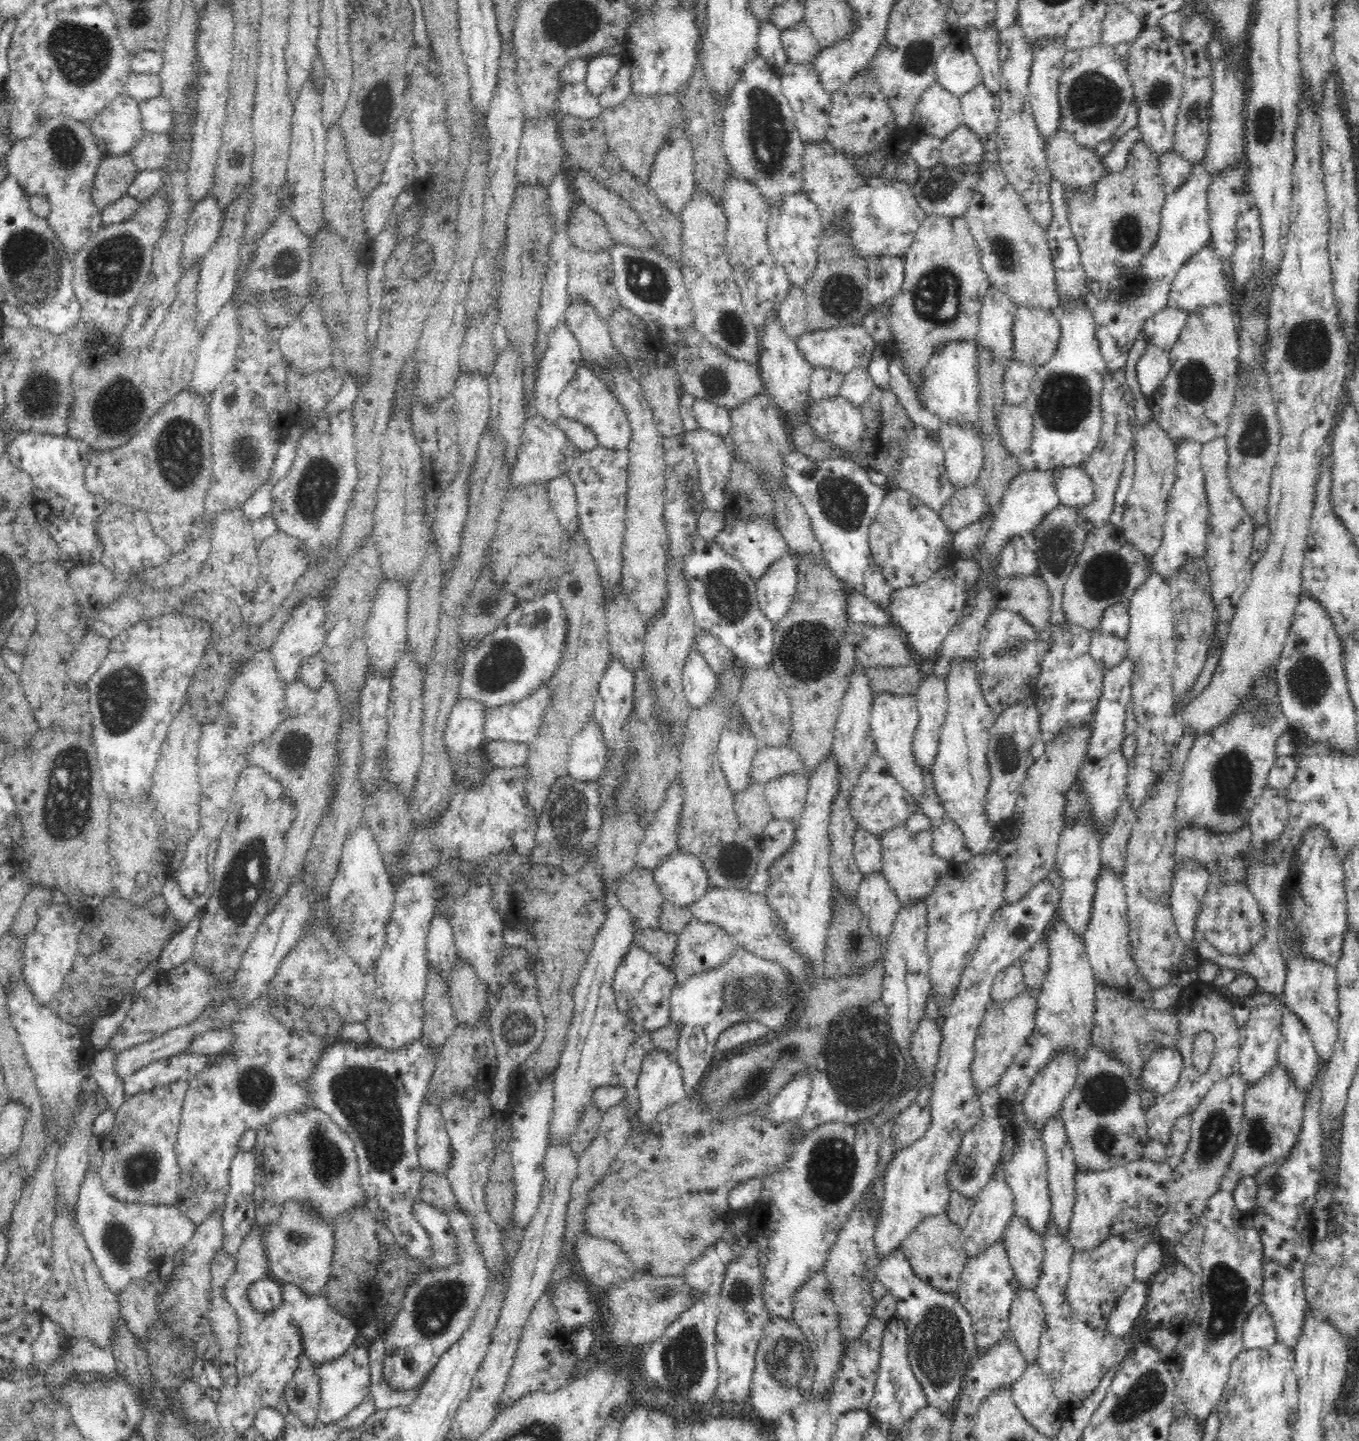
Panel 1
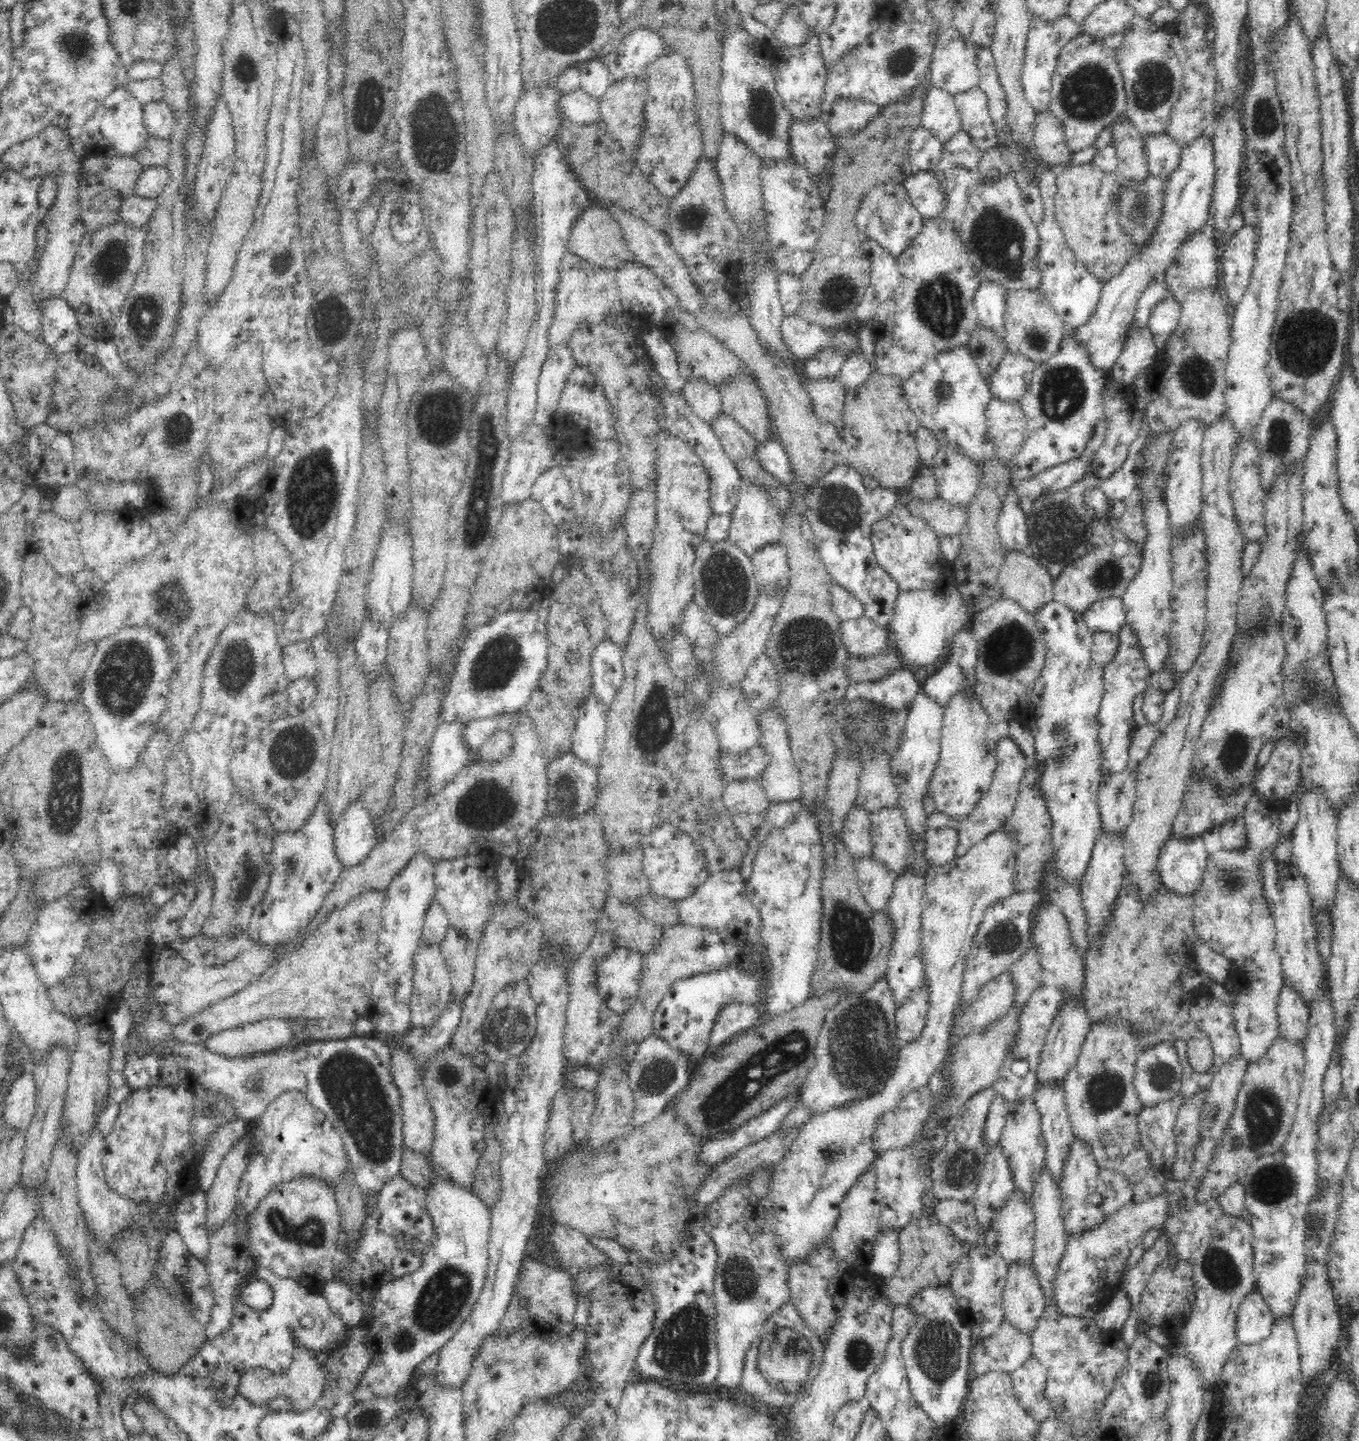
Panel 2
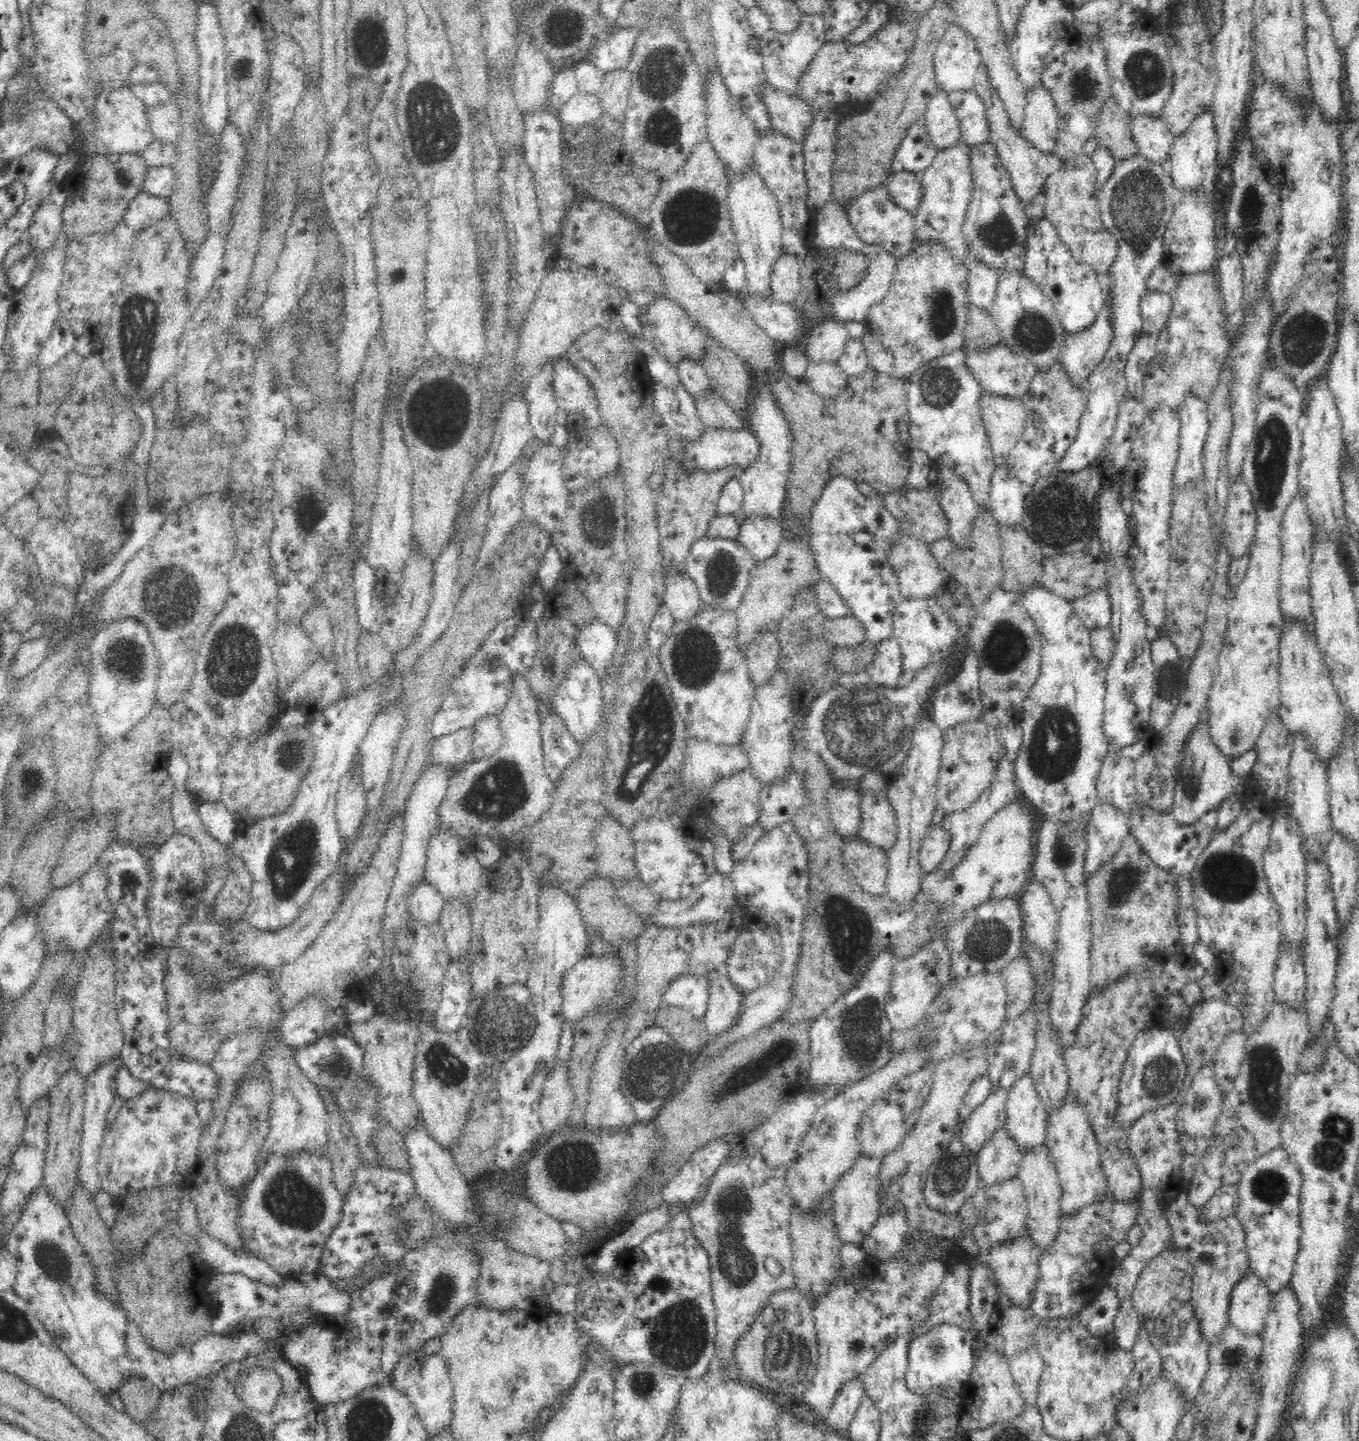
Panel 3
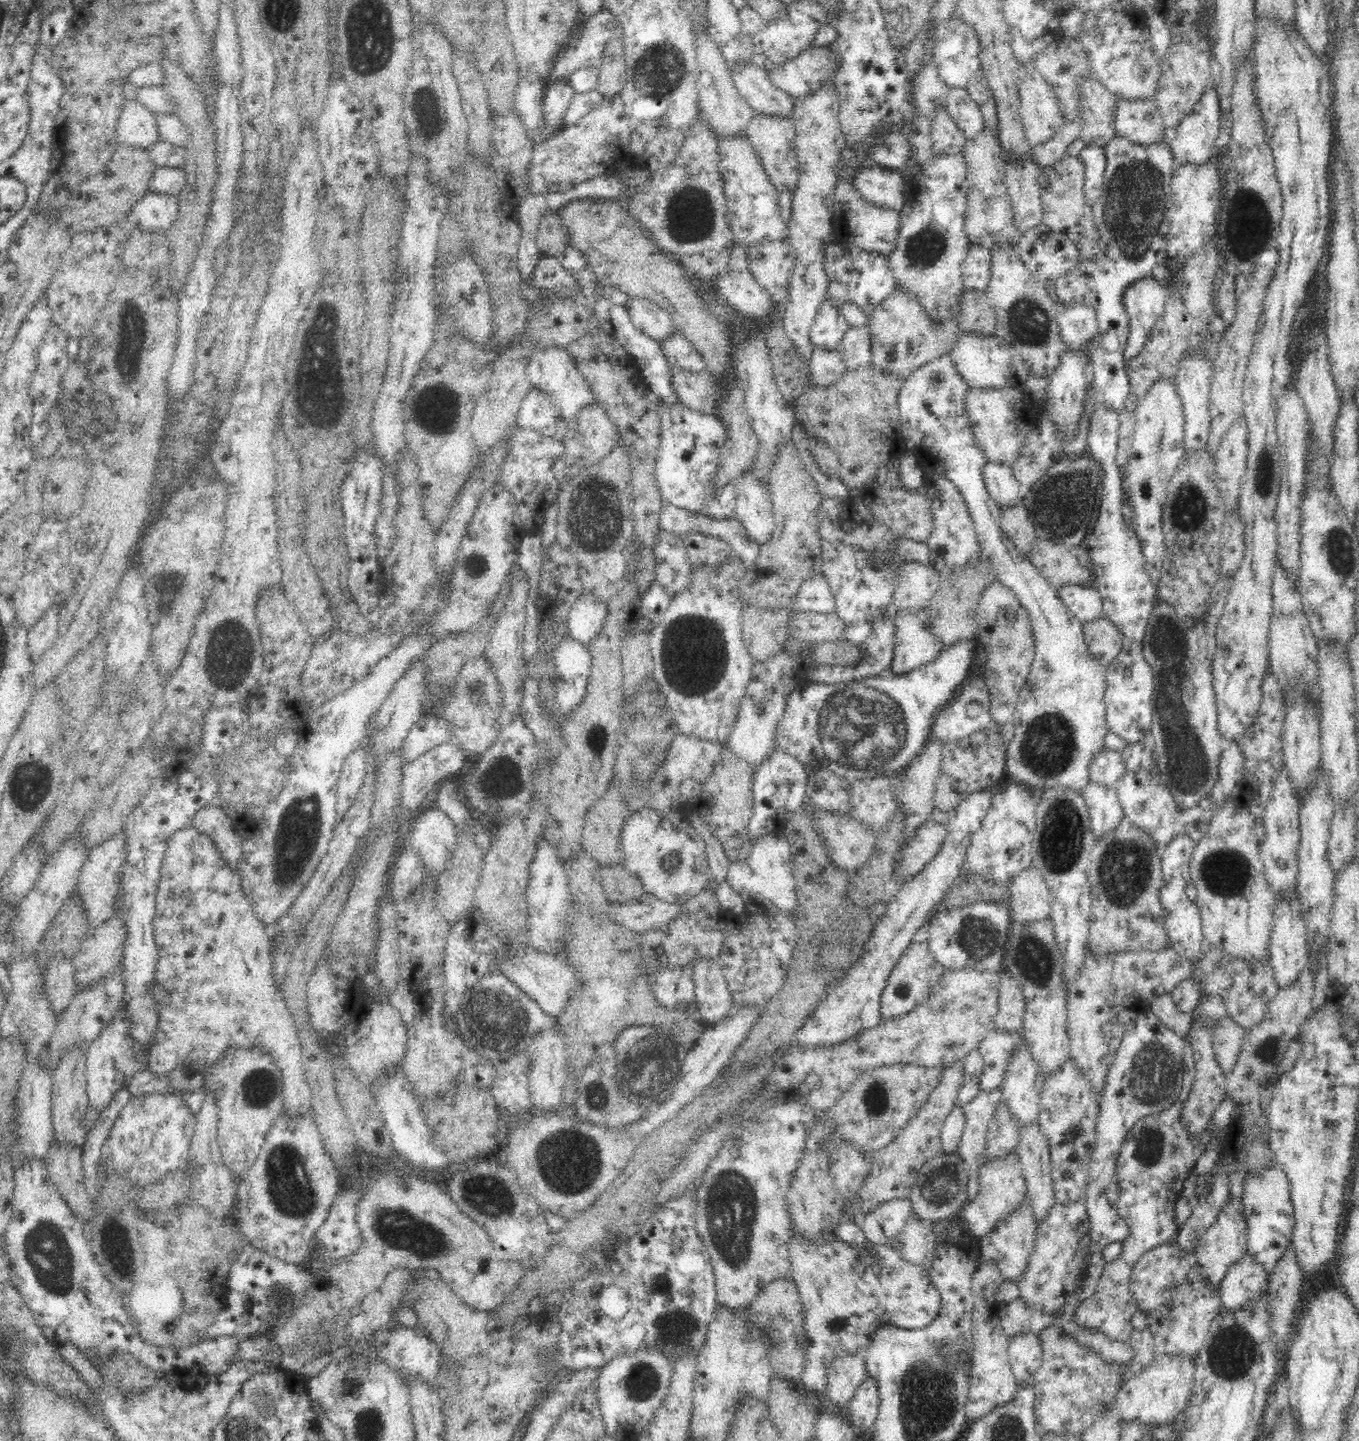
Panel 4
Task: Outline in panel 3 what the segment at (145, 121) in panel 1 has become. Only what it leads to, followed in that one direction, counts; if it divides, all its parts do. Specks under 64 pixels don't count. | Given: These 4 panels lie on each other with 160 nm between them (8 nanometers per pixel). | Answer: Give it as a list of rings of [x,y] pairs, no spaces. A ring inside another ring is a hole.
[[[174,99],[149,108],[148,122],[156,139],[176,143],[180,136],[180,109]]]

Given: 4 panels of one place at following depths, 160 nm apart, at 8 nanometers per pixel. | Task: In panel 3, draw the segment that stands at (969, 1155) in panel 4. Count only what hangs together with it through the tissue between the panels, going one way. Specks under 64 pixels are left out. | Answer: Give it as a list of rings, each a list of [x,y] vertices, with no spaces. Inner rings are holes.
[[[993,1086],[988,1098],[962,1124],[960,1139],[968,1150],[977,1153],[996,1129],[1005,1126],[1008,1095],[1006,1089]]]

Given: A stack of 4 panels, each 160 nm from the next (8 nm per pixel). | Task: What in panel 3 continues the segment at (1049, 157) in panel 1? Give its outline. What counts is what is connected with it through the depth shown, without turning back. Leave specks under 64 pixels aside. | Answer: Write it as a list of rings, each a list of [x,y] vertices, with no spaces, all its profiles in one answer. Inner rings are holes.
[[[1045,87],[1027,90],[1025,117],[1020,130],[1026,141],[1044,154],[1053,153],[1058,142],[1058,111]]]

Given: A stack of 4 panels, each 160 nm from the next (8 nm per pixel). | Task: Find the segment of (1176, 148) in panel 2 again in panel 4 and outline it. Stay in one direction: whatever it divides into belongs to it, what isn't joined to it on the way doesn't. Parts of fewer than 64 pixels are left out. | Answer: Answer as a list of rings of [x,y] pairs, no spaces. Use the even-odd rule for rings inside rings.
[[[1116,96],[1116,109],[1114,111],[1114,126],[1116,137],[1128,137],[1131,142],[1140,146],[1152,146],[1160,140],[1165,140],[1168,129],[1164,126],[1161,112],[1154,98],[1150,99],[1120,99]]]

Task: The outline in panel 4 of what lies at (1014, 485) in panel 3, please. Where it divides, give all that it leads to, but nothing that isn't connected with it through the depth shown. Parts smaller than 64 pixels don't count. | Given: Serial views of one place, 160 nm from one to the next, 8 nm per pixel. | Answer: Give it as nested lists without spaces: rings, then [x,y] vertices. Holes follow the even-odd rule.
[[[988,461],[983,468],[983,477],[990,497],[1000,508],[1016,506],[1018,502],[1023,502],[1020,496],[1021,485],[1014,478],[1010,466]]]

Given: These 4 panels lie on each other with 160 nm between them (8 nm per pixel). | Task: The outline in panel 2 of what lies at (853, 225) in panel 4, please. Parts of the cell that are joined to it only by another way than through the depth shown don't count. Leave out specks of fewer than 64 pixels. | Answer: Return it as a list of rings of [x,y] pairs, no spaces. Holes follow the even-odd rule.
[[[897,182],[872,186],[856,210],[855,221],[856,230],[863,239],[876,241],[888,253],[898,258],[918,236],[926,218],[912,204],[905,185]]]

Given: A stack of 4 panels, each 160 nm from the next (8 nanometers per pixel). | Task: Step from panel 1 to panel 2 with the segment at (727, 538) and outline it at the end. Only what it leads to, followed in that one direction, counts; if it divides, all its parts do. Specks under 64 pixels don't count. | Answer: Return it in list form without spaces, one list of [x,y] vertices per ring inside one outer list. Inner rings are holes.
[[[742,478],[741,491],[743,498],[732,512],[727,540],[733,545],[739,546],[749,558],[752,558],[756,554],[756,550],[764,548],[766,544],[780,543],[783,536],[783,518],[777,504],[771,501],[771,495],[762,486],[757,486],[756,483],[750,483],[748,479]]]

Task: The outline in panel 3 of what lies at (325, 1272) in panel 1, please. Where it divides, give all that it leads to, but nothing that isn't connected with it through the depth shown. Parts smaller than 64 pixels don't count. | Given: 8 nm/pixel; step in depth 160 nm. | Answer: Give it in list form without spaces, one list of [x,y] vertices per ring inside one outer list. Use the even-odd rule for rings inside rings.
[[[303,1150],[294,1155],[276,1157],[269,1154],[268,1164],[257,1167],[257,1172],[239,1193],[239,1233],[244,1250],[255,1258],[266,1261],[281,1275],[293,1274],[295,1283],[301,1283],[306,1273],[318,1274],[320,1258],[324,1252],[325,1240],[340,1222],[343,1198],[334,1185],[332,1161],[326,1151],[318,1154]]]

